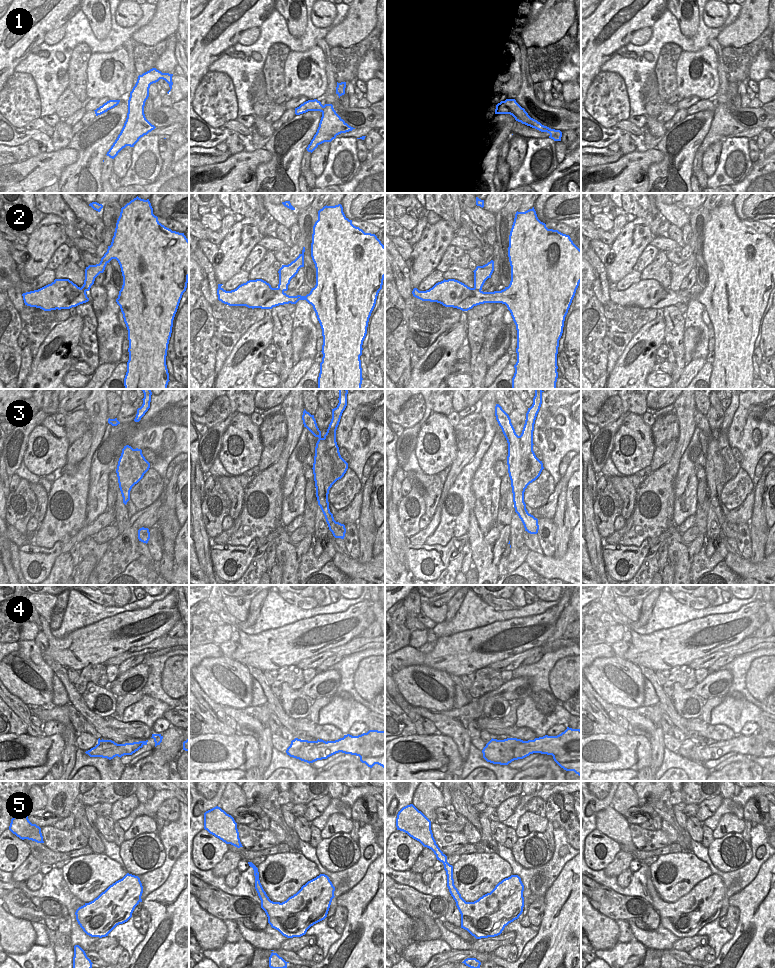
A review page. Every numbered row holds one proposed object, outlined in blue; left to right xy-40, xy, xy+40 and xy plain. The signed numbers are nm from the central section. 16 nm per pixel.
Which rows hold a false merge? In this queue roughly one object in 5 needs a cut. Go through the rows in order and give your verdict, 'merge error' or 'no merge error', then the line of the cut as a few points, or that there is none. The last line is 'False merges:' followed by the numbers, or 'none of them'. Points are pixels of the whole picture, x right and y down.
1: merge error; cut xy+40 (519, 105), (513, 108), (506, 108), (501, 113)
2: no merge error; cut none
3: merge error; cut xy+40 (519, 436), (521, 444), (520, 477), (528, 482), (527, 485)
4: merge error; cut xy+40 (538, 750), (516, 748), (505, 761), (489, 761), (483, 756)
5: no merge error; cut none
False merges: 1, 3, 4

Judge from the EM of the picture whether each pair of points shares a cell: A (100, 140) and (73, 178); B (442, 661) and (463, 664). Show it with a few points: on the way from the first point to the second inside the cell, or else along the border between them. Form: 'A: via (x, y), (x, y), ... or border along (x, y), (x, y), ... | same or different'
A: via (92, 149), (90, 158), (80, 169) | same
B: via (447, 661), (458, 661) | same

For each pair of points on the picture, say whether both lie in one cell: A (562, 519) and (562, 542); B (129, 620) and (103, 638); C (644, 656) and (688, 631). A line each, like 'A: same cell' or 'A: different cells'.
A: same cell
B: same cell
C: same cell

